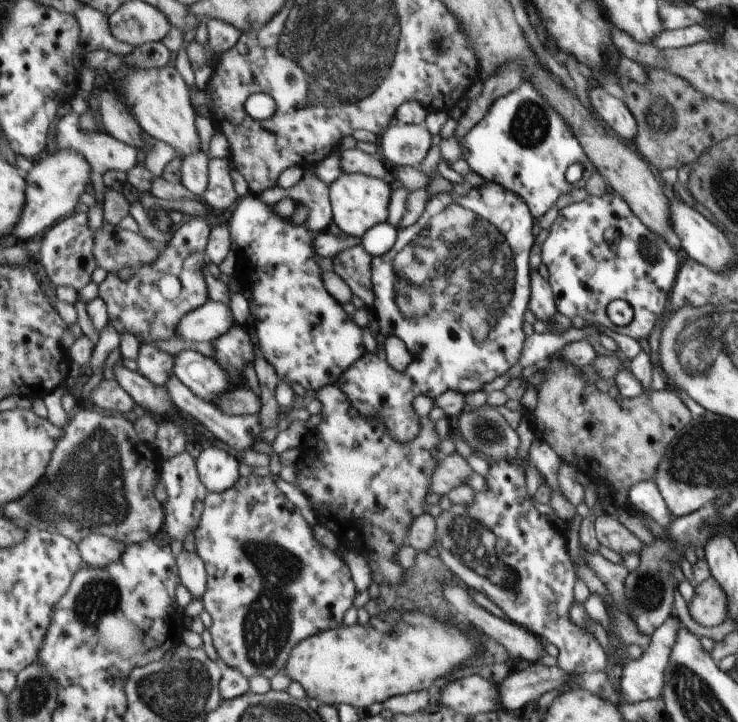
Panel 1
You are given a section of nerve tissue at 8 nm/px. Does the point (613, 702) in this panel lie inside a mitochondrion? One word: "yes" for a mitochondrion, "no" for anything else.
no

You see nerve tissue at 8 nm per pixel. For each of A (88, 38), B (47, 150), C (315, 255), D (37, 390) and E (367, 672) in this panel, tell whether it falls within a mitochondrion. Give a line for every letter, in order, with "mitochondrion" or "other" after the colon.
A: other
B: other
C: other
D: other
E: other

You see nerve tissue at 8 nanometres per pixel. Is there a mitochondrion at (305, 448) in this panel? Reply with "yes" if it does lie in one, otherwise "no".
no

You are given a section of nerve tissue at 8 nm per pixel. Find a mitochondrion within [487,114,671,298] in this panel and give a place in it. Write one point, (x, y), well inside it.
(647, 248)

